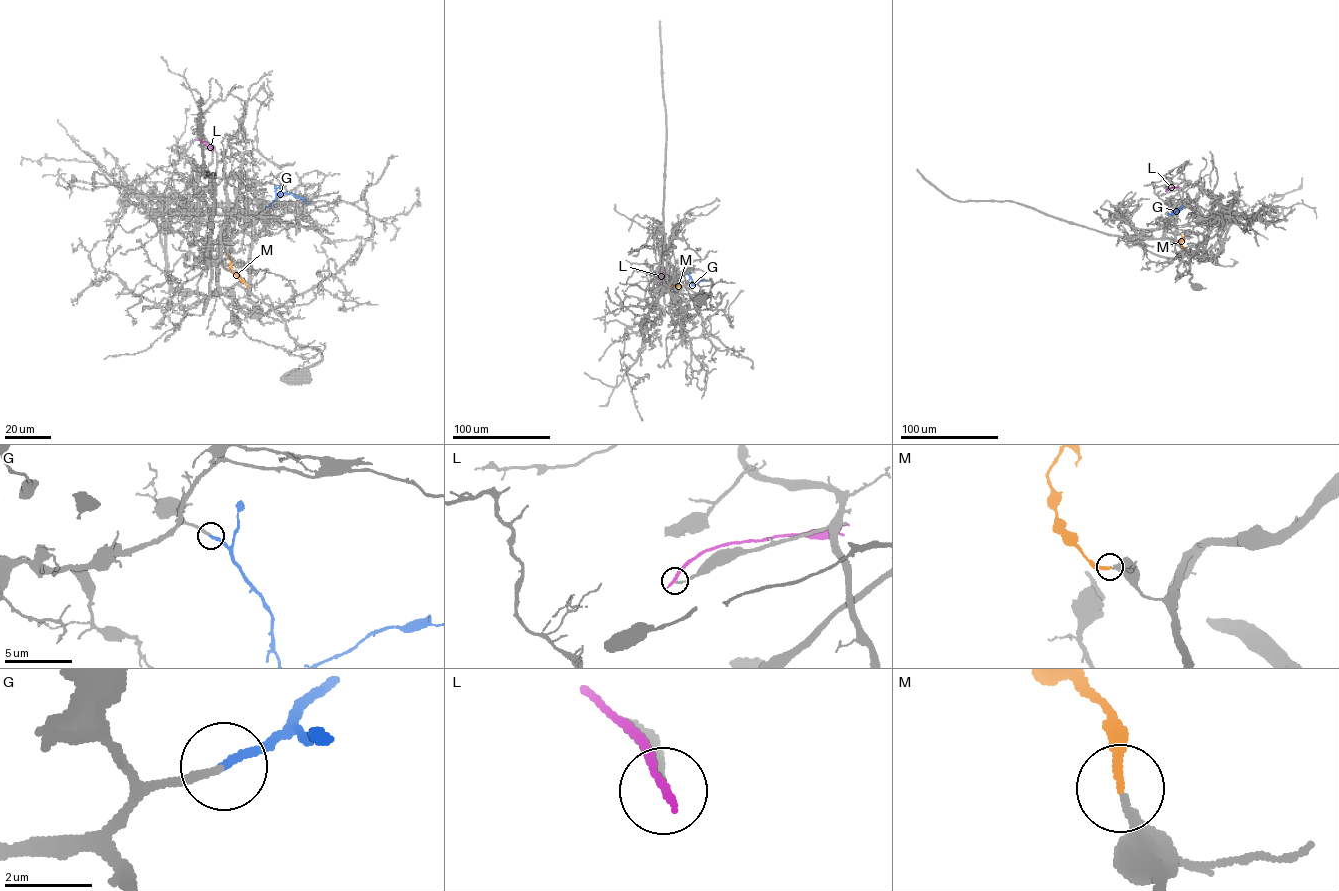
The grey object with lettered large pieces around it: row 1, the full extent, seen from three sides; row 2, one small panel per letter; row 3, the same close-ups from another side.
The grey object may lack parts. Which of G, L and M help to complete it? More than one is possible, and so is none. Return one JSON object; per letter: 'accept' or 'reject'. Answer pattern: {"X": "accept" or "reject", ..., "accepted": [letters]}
{"G": "accept", "L": "reject", "M": "accept", "accepted": ["G", "M"]}

